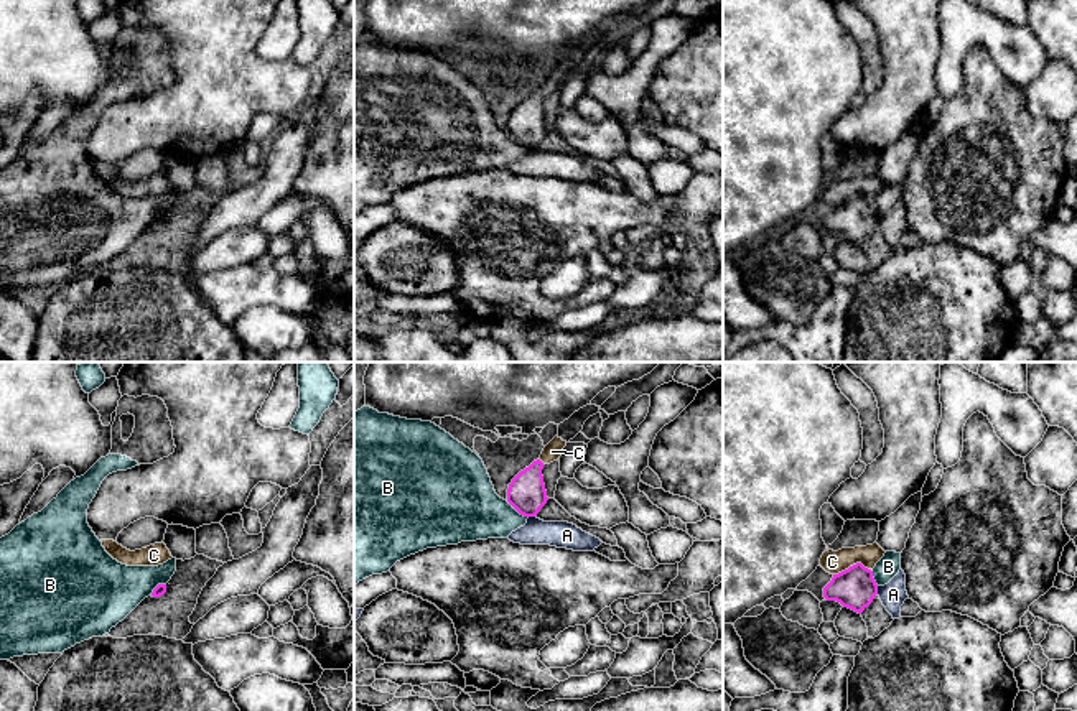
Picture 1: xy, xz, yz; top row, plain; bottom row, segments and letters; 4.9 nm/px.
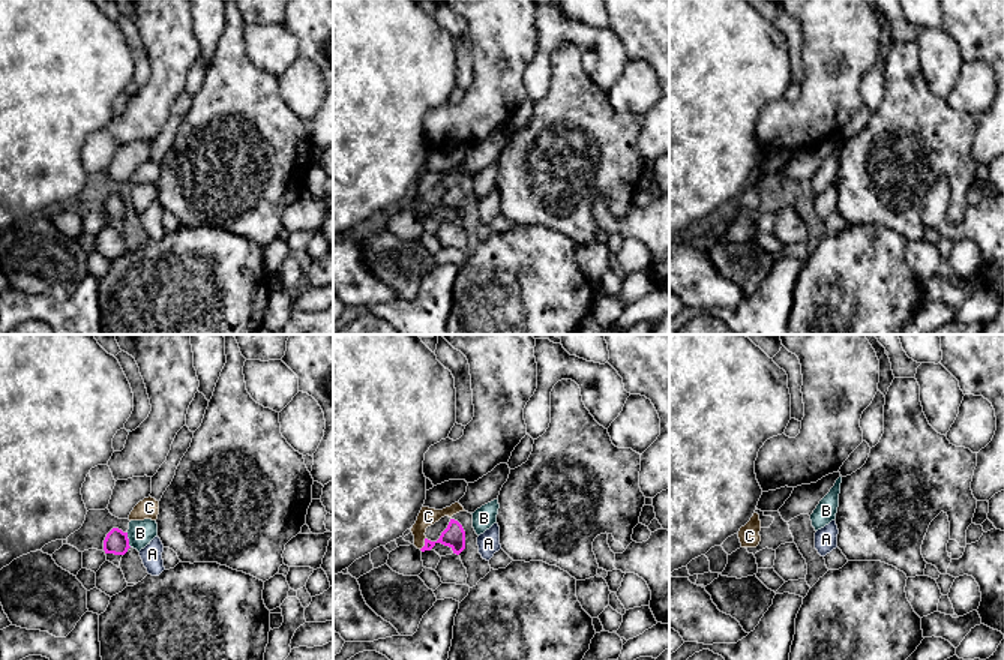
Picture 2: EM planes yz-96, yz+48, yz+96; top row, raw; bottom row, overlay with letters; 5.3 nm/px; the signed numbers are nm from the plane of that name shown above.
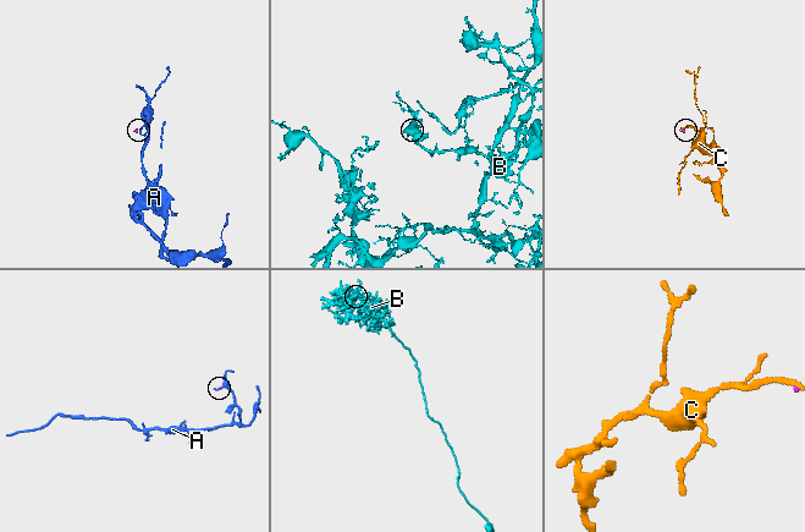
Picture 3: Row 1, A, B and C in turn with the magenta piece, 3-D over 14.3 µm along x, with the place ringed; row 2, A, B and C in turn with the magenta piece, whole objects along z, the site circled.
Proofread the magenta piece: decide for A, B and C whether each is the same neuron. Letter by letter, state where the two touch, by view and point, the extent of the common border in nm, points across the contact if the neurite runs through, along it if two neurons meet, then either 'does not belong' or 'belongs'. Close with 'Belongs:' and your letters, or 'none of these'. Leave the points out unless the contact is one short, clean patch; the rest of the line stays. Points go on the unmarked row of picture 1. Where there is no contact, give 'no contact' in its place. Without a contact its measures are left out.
A: meets magenta in yz at (876, 221); contact 40 nm long; border along yz (876, 218), (878, 224); does not belong
B: meets magenta in xz at (517, 142); contact 140 nm long; border along xz (506, 132), (527, 148); does not belong
C: meets magenta in yz at (853, 196); contact 190 nm long; runs through yz (855, 219), (853, 196), (832, 193); belongs
Belongs: C

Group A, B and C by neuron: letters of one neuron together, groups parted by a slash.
A / B / C

